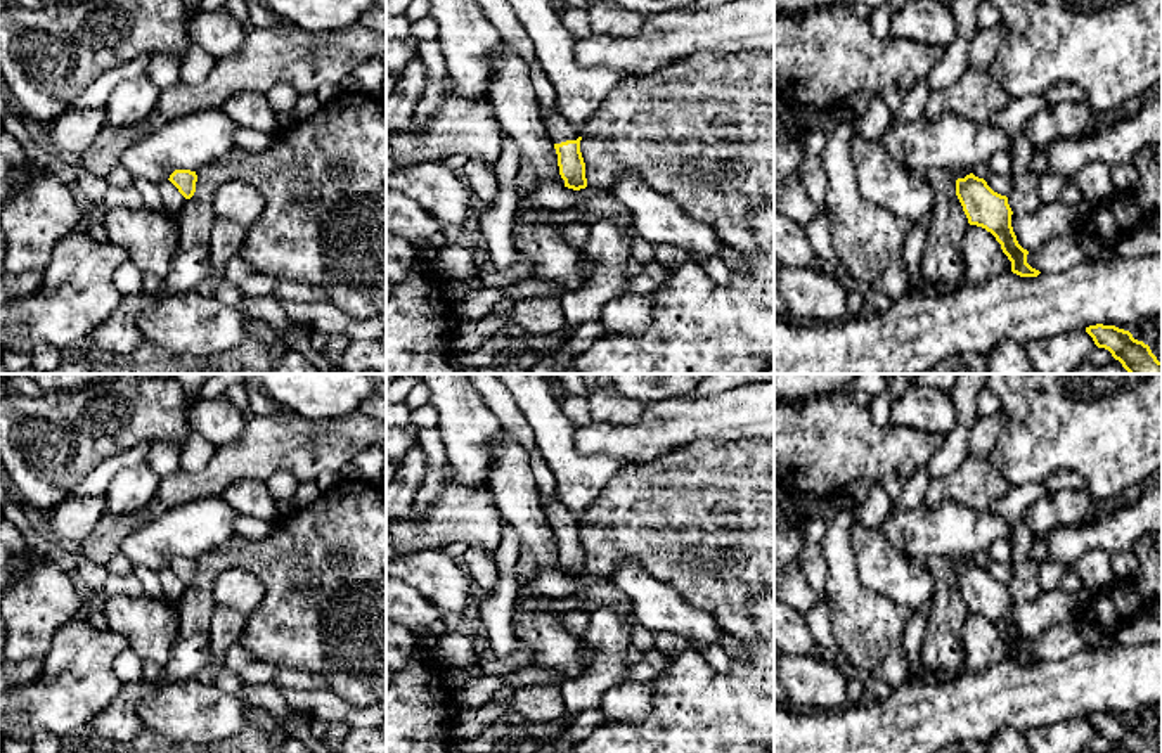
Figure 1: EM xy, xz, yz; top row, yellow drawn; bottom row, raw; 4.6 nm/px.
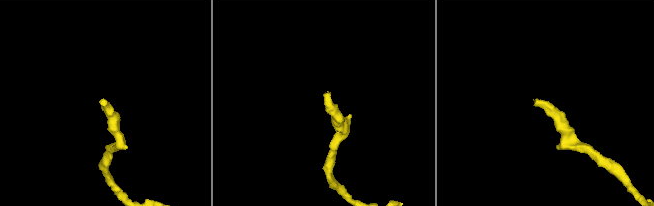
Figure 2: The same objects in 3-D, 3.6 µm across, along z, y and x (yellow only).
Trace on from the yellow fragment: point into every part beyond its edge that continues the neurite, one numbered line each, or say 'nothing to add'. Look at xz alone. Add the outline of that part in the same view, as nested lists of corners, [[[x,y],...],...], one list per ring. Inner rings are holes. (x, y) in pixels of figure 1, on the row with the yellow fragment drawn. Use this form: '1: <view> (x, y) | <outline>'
1: xz (558, 127) | [[[558,109],[540,114],[552,144],[577,140],[580,137],[577,128]]]

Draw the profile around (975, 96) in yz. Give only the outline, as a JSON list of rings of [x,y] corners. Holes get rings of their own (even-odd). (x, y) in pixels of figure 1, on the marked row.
[[[968,68],[956,83],[932,90],[923,118],[935,121],[944,113],[954,113],[973,123],[987,123],[1006,100],[987,69]]]

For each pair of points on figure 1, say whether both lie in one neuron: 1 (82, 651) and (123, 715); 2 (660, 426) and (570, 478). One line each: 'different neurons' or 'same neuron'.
1: different neurons
2: different neurons

